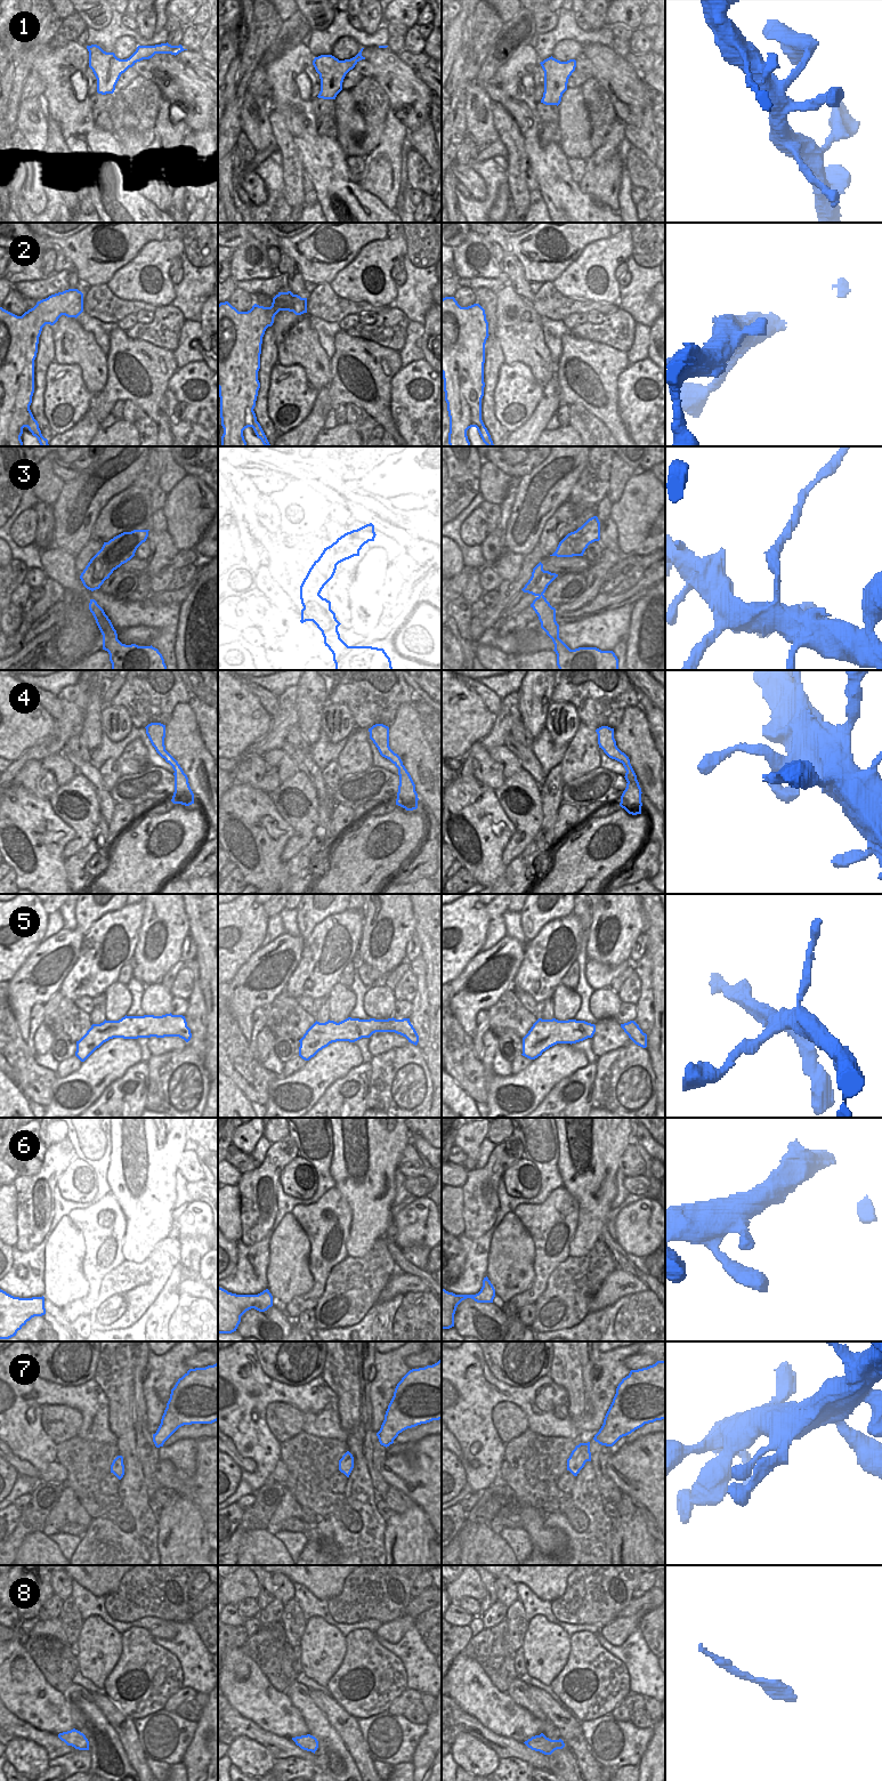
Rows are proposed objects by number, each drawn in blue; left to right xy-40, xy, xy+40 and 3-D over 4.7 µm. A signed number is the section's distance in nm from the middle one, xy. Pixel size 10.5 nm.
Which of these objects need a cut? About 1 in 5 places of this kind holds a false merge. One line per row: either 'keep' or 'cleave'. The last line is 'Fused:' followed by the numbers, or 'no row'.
1: keep
2: keep
3: cleave
4: keep
5: keep
6: keep
7: keep
8: keep
Fused: 3

